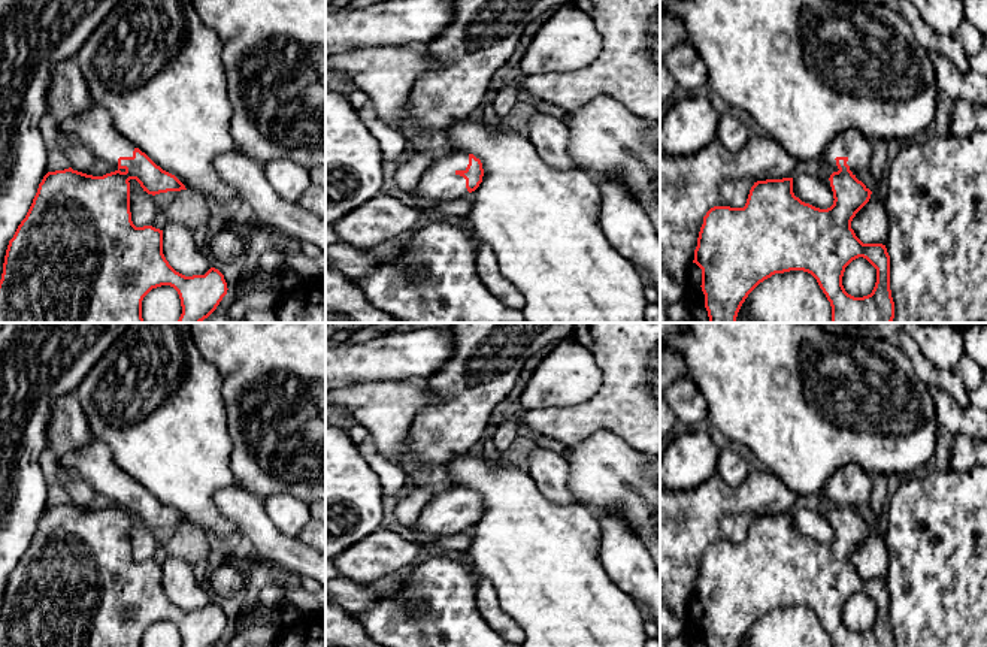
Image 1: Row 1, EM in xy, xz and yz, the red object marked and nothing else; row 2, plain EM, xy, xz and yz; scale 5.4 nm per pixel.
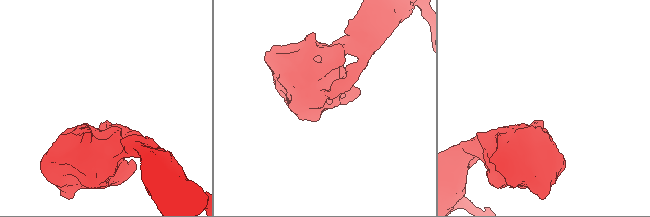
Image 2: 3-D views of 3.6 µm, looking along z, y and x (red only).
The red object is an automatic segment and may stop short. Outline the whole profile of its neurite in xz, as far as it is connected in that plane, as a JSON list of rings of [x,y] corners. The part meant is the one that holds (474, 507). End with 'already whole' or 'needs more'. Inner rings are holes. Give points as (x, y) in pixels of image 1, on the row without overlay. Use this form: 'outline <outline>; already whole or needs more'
outline [[[454,486],[433,493],[414,529],[421,541],[457,535],[475,526],[482,517],[484,504],[473,489]]]; needs more

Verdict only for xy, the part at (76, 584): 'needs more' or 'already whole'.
needs more

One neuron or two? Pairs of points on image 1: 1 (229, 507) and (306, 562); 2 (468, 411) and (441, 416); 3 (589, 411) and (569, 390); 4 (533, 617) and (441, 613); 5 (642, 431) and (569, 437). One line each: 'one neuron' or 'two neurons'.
1: one neuron
2: one neuron
3: two neurons
4: two neurons
5: one neuron

